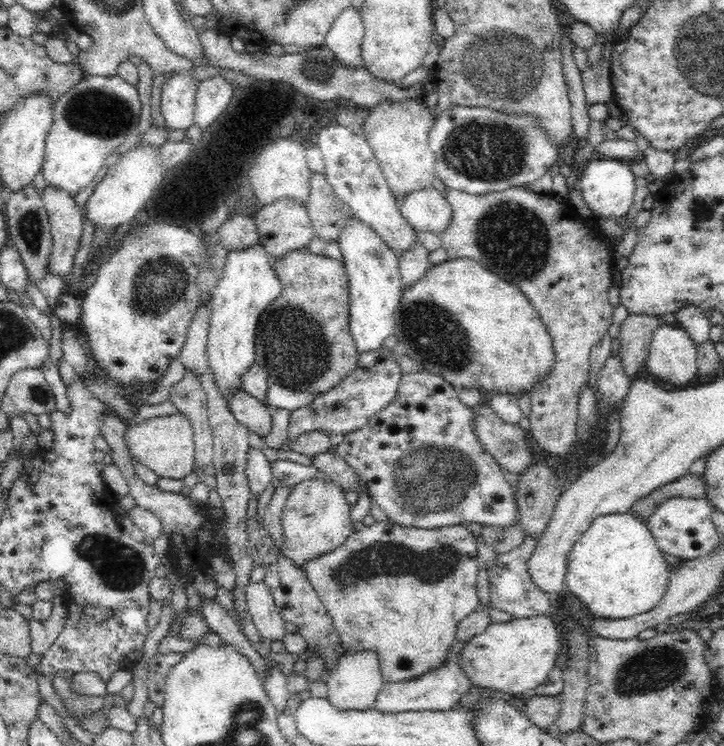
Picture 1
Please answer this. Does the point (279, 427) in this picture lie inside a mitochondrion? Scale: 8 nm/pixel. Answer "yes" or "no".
no

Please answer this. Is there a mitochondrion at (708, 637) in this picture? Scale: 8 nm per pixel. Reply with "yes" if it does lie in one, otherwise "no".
no

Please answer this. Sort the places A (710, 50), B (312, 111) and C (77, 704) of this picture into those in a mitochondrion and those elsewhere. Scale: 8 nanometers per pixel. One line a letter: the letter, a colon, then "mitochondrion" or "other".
A: mitochondrion
B: other
C: mitochondrion

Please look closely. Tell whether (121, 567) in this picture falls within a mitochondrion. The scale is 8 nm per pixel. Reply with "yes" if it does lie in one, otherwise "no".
yes

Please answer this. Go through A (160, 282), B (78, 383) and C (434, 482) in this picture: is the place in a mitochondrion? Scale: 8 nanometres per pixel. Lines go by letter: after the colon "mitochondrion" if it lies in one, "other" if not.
A: mitochondrion
B: other
C: mitochondrion

